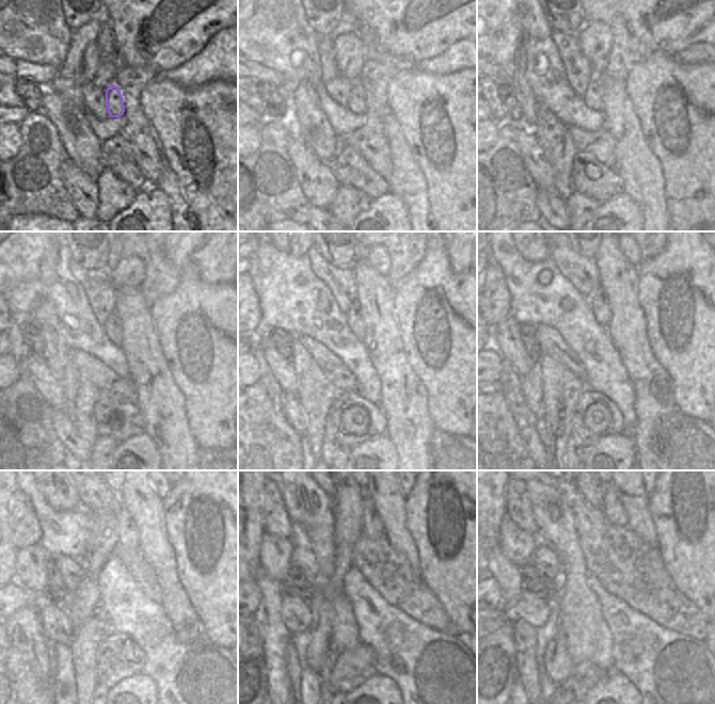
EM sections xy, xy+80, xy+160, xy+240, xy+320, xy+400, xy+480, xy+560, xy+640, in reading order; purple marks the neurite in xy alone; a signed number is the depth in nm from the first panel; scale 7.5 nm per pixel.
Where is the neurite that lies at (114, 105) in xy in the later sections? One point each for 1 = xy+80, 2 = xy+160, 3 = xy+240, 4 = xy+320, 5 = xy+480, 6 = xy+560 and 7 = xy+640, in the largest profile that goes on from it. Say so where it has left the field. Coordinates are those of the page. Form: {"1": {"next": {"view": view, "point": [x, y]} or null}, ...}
{"1": {"next": {"view": "xy+80", "point": [355, 102]}}, "2": {"next": {"view": "xy+160", "point": [593, 97]}}, "3": {"next": {"view": "xy+240", "point": [113, 323]}}, "4": {"next": {"view": "xy+320", "point": [354, 320]}}, "5": {"next": {"view": "xy+480", "point": [127, 531]}}, "6": {"next": {"view": "xy+560", "point": [372, 528]}}, "7": {"next": {"view": "xy+640", "point": [613, 509]}}}

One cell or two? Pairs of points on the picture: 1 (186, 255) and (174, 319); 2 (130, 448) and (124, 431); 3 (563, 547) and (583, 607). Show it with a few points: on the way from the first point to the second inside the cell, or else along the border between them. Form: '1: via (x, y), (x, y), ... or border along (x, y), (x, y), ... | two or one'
1: border along (181, 268), (191, 262), (203, 282) | two
2: border along (143, 432), (132, 435), (118, 444) | two
3: via (572, 562), (573, 581), (576, 592) | one

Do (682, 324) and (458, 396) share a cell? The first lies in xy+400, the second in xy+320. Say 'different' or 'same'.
same

